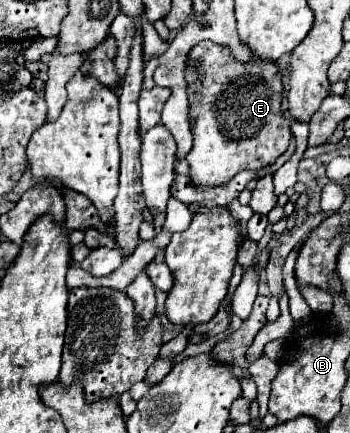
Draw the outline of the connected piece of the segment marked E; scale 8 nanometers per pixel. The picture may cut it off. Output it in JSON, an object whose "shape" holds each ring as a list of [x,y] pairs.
{"shape":[[[207,40],[193,46],[189,60],[205,72],[203,80],[195,80],[187,62],[189,120],[193,124],[193,148],[187,154],[187,162],[191,164],[193,184],[203,188],[223,186],[241,170],[271,166],[287,150],[291,140],[291,124],[281,116],[283,80],[277,64],[257,56],[251,64],[239,64],[227,48]]]}

